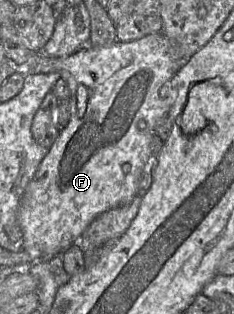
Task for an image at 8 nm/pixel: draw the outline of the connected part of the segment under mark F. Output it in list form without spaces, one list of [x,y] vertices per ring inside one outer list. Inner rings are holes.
[[[162,31],[147,35],[135,41],[117,41],[110,46],[91,47],[80,50],[67,57],[57,58],[48,56],[43,52],[37,52],[34,53],[25,64],[16,67],[17,72],[22,72],[24,74],[58,72],[68,83],[71,93],[71,120],[67,127],[62,130],[54,145],[49,149],[47,156],[43,159],[32,180],[27,185],[17,211],[18,222],[24,238],[23,250],[29,251],[31,255],[39,255],[41,260],[50,260],[57,255],[62,255],[65,250],[77,243],[77,240],[97,216],[108,210],[128,204],[133,197],[138,194],[140,180],[147,164],[150,160],[156,158],[162,150],[163,144],[160,141],[160,127],[163,125],[163,119],[167,117],[169,110],[176,99],[179,84],[176,86],[172,86],[171,84],[169,95],[164,98],[160,96],[160,89],[165,82],[170,82],[172,77],[181,67],[183,67],[182,60],[175,59],[175,47]]]

